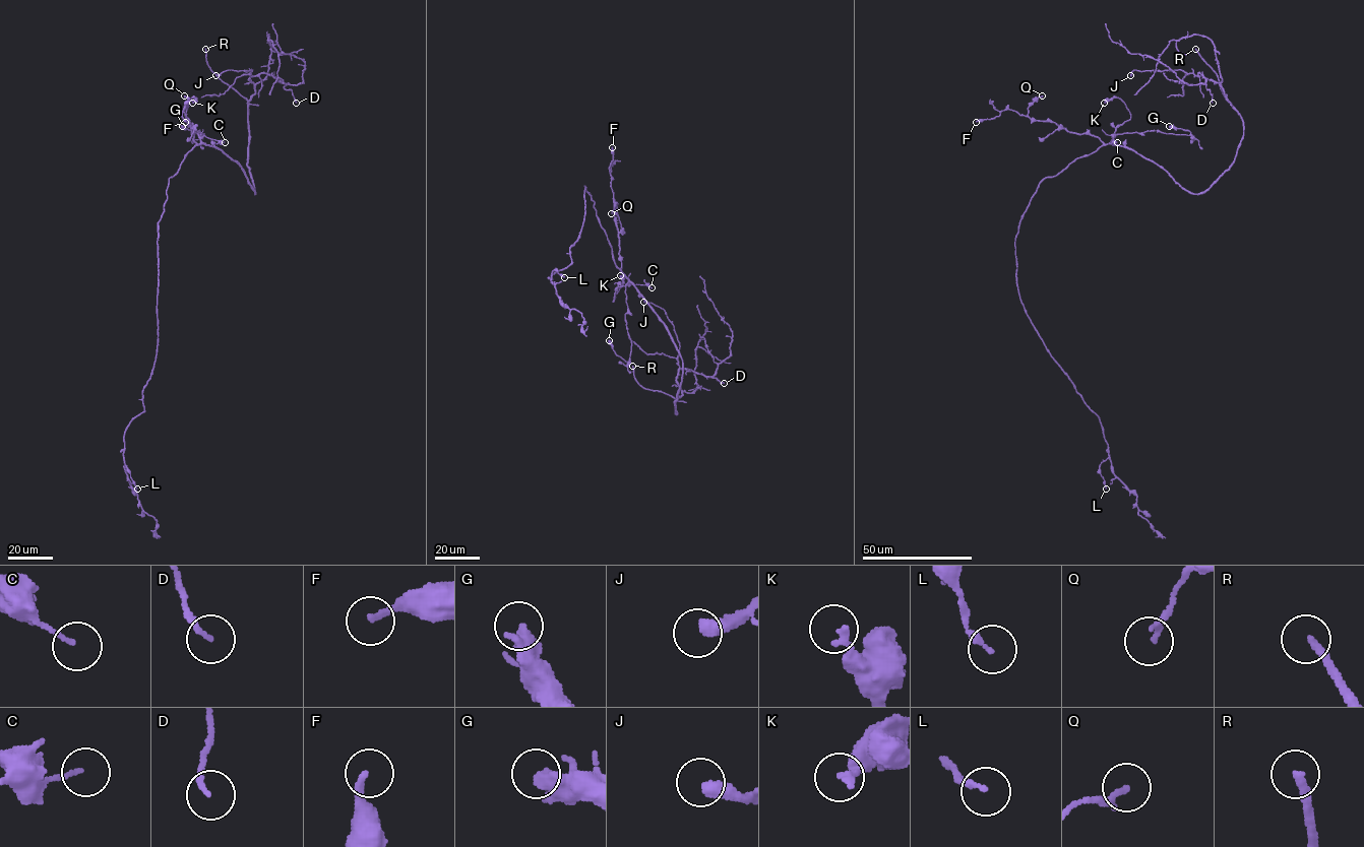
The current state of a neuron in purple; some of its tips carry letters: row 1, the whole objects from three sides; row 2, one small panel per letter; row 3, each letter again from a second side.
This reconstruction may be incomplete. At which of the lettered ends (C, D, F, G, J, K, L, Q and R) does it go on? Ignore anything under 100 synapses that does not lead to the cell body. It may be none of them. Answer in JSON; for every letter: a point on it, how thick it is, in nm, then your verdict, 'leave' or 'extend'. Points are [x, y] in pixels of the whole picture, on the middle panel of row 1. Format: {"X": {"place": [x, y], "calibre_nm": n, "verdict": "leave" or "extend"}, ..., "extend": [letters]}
{"C": {"place": [652, 287], "calibre_nm": 100, "verdict": "leave"}, "D": {"place": [724, 383], "calibre_nm": 140, "verdict": "leave"}, "F": {"place": [612, 147], "calibre_nm": 220, "verdict": "leave"}, "G": {"place": [609, 340], "calibre_nm": 500, "verdict": "leave"}, "J": {"place": [643, 302], "calibre_nm": 420, "verdict": "leave"}, "K": {"place": [620, 275], "calibre_nm": 200, "verdict": "leave"}, "L": {"place": [564, 277], "calibre_nm": 190, "verdict": "leave"}, "Q": {"place": [611, 213], "calibre_nm": 190, "verdict": "leave"}, "R": {"place": [632, 366], "calibre_nm": 240, "verdict": "extend"}, "extend": ["R"]}

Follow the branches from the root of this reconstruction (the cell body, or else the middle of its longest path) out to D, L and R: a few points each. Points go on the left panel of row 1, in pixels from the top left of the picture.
D: (186, 155), (195, 145), (213, 146), (239, 165), (255, 193), (247, 165), (250, 76), (275, 76), (296, 103)
L: (186, 155), (169, 179), (158, 222), (157, 357), (143, 390), (144, 411), (124, 438), (124, 463), (137, 489)
R: (186, 155), (195, 145), (213, 146), (239, 165), (255, 193), (247, 165), (248, 102), (210, 69), (205, 49)

